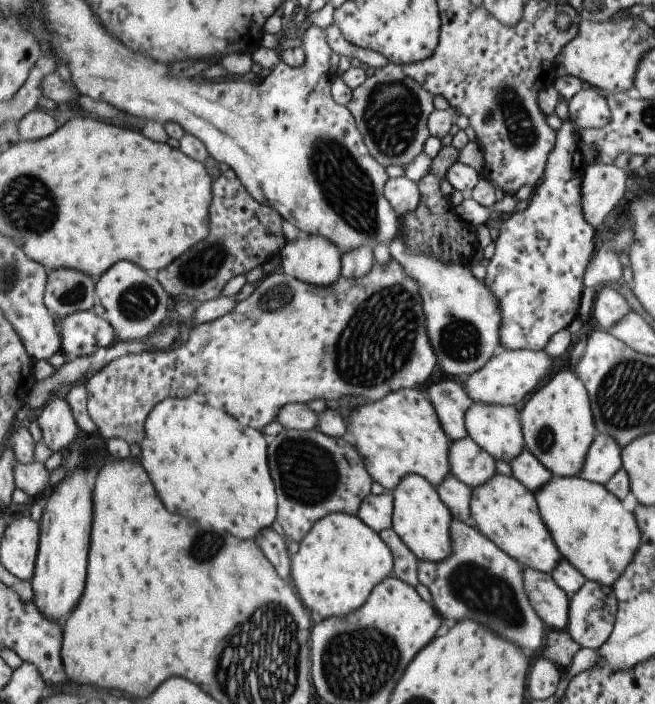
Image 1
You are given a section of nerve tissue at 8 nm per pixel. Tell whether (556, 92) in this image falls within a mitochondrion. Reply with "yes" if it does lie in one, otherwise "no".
no

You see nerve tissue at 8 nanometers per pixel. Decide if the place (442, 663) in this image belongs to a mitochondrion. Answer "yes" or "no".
no

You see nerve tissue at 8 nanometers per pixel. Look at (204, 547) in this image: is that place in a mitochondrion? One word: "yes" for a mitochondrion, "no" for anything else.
yes

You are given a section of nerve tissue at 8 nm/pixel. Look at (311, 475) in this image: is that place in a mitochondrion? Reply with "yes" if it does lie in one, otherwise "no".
yes

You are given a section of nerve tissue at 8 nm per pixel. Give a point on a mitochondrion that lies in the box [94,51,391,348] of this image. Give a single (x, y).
(348, 191)

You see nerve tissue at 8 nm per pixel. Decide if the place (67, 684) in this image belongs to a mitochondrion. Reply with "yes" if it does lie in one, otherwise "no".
no

